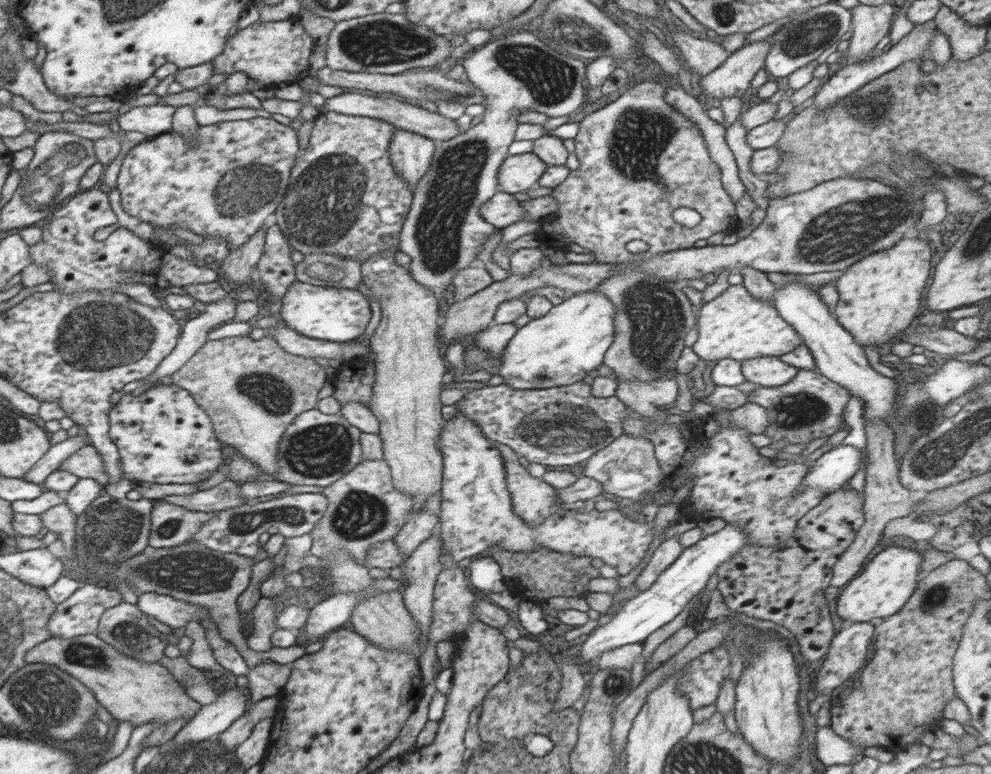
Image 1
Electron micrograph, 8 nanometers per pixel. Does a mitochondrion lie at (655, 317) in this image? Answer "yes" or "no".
yes

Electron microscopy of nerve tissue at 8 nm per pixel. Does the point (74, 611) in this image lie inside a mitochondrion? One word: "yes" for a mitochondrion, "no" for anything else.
no

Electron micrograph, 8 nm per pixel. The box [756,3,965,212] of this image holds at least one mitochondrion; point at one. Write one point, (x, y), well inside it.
(797, 38)

